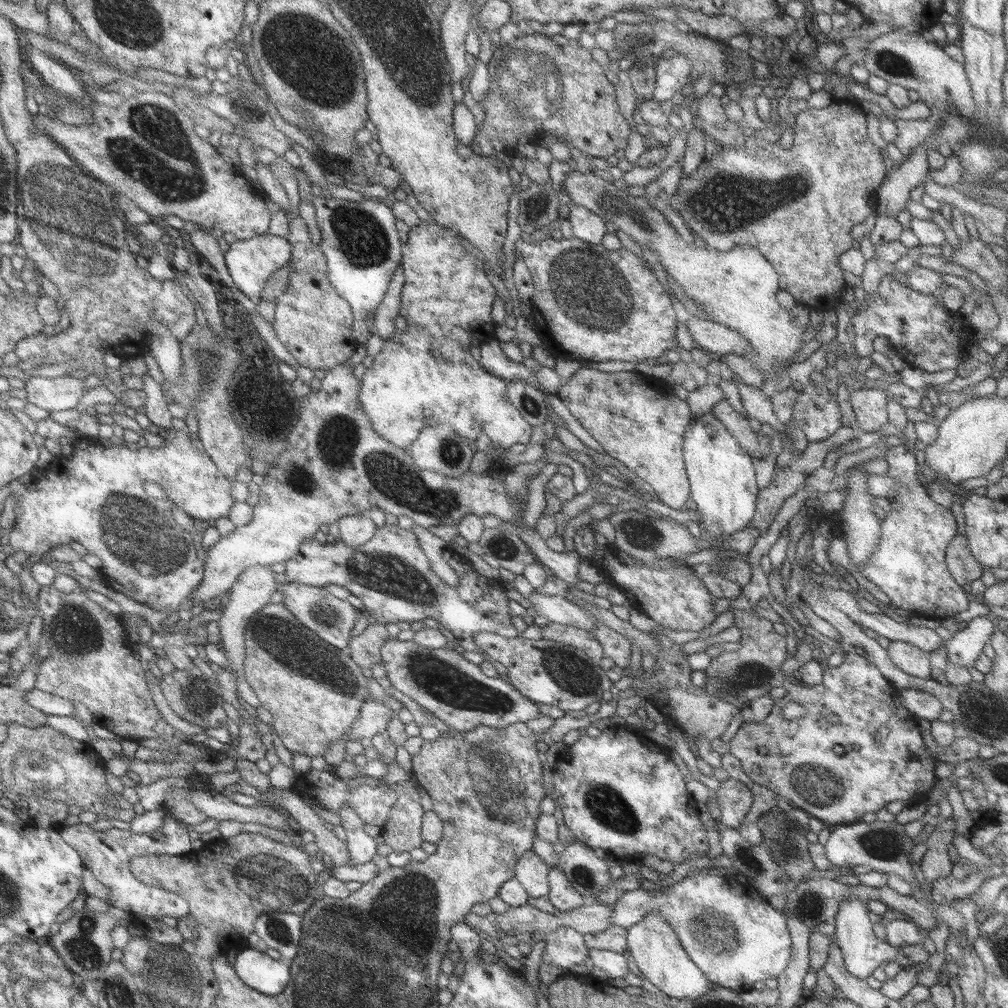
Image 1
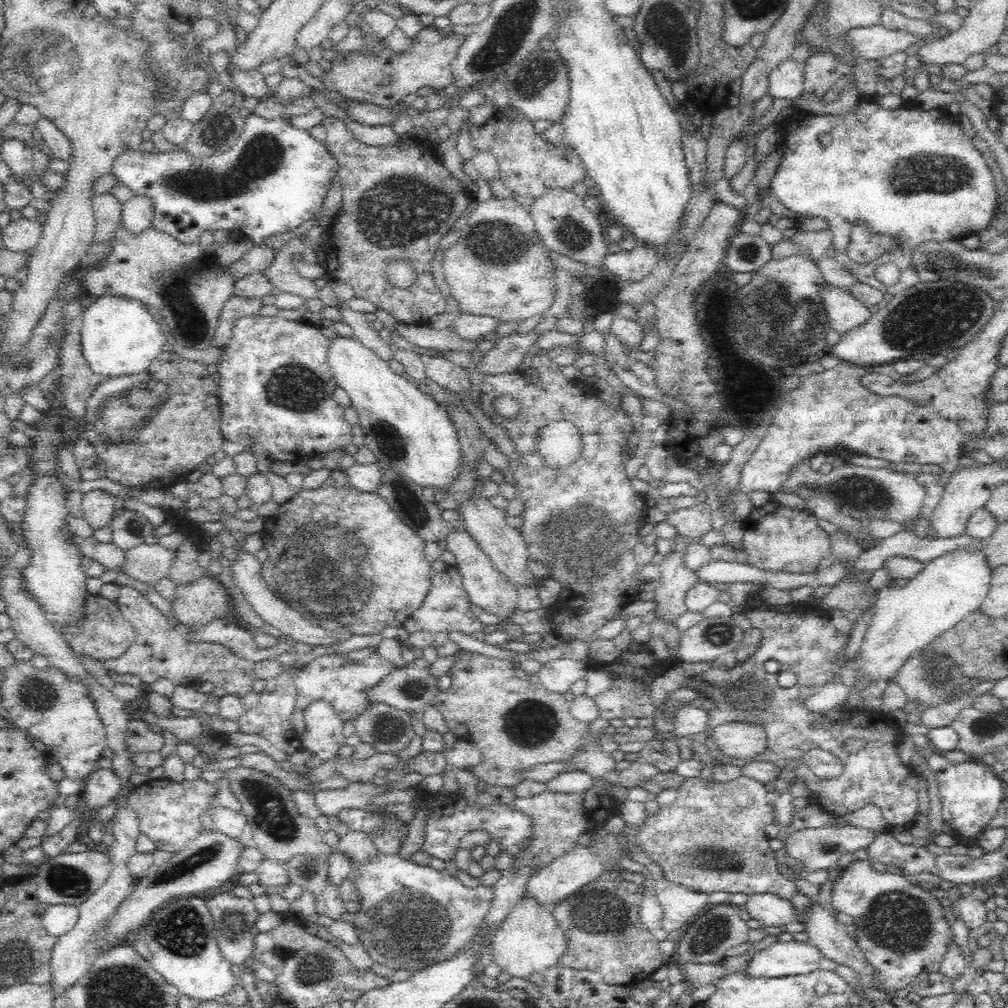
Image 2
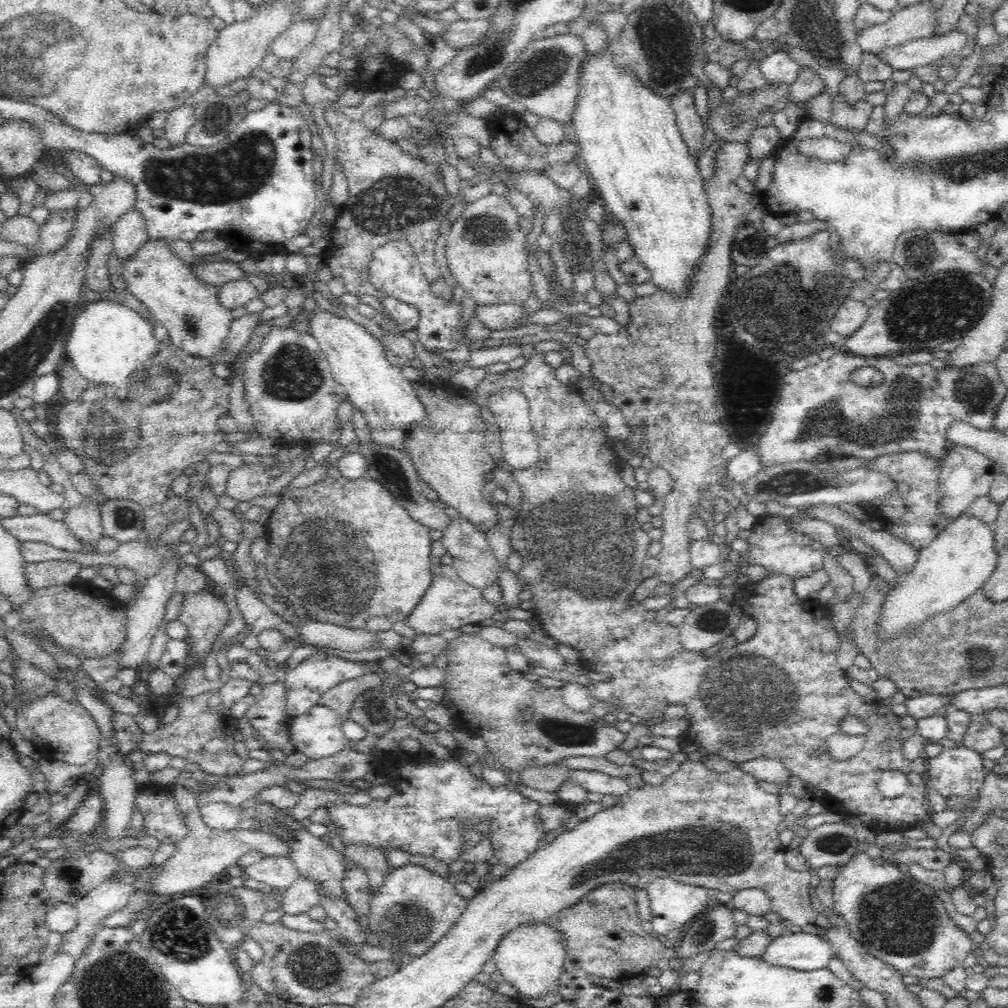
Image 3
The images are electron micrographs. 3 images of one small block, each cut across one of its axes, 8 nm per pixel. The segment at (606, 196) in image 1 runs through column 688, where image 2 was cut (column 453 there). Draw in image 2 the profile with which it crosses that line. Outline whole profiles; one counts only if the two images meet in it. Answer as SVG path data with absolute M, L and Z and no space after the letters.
M492 197L483 203L477 203L461 231L460 239L444 252L444 278L451 295L458 302L459 312L474 316L491 316L502 324L520 324L532 316L548 312L556 298L557 285L554 273L557 268L552 264L546 251L545 247L540 247L529 208L519 204L514 198Z

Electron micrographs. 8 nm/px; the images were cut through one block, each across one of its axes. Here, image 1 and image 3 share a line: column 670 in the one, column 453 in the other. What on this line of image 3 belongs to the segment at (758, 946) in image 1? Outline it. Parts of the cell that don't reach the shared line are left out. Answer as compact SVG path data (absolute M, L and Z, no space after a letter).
M412 861L401 867L389 865L382 884L373 891L365 930L378 938L378 945L400 956L420 956L428 952L438 940L444 938L460 920L468 899L458 895L447 878Z

